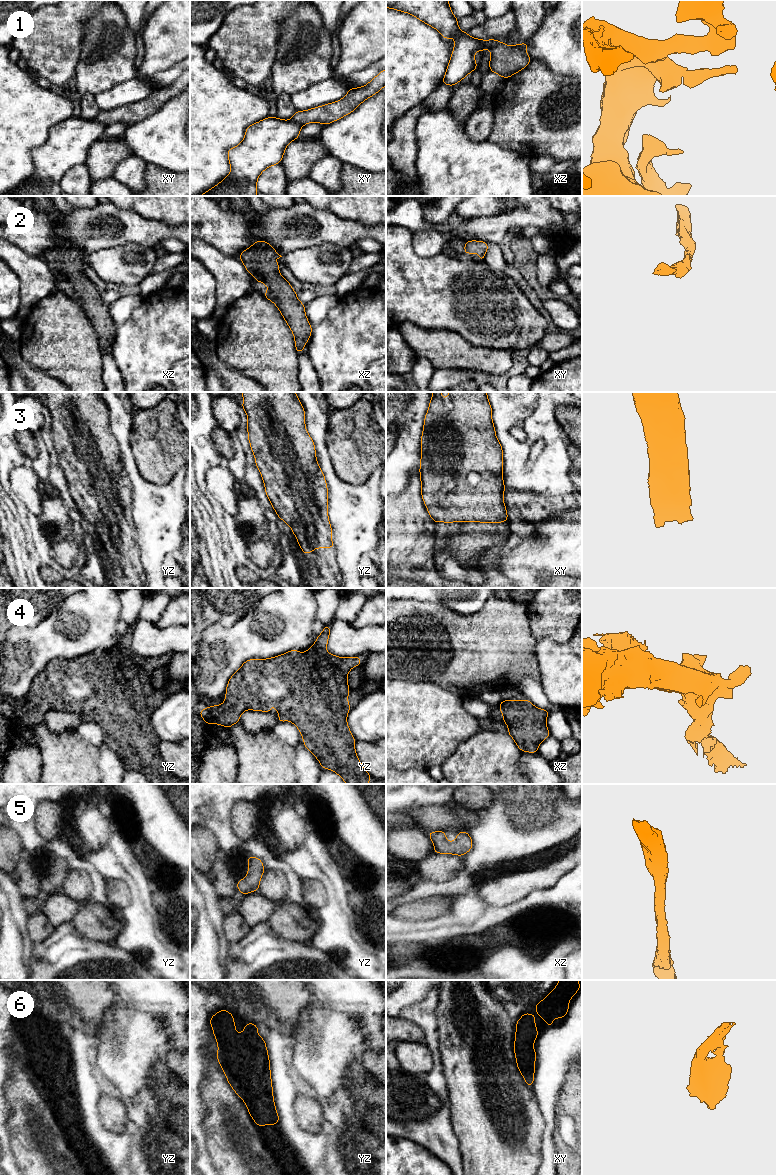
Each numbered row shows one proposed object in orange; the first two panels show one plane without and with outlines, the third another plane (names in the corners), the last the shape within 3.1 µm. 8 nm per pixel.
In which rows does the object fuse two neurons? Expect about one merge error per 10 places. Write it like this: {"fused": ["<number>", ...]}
{"fused": ["1"]}

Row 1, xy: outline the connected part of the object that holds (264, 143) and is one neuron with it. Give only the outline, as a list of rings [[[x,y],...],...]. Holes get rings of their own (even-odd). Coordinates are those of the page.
[[[267,117],[248,126],[242,142],[227,152],[231,167],[229,175],[200,196],[256,196],[258,177],[268,167],[281,163],[287,145],[300,138],[302,126],[292,119],[277,117]]]

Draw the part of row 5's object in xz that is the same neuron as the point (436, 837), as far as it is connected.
[[[445,831],[428,832],[428,835],[434,844],[433,853],[463,856],[473,846],[472,839],[466,831],[458,833],[453,842],[446,839]]]

